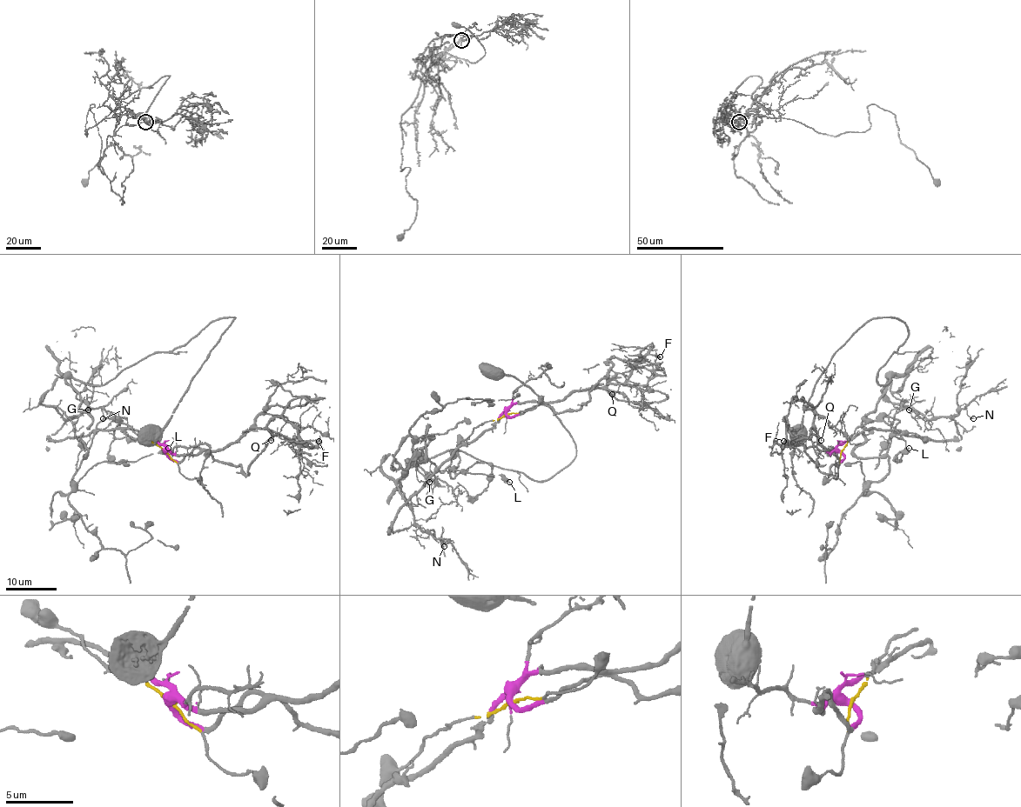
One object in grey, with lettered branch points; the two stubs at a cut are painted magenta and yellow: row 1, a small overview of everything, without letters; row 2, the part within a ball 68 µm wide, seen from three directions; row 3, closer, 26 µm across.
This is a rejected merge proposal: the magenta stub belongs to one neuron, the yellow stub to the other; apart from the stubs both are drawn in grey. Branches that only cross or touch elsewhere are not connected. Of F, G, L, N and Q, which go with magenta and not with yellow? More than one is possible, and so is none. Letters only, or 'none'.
F, Q

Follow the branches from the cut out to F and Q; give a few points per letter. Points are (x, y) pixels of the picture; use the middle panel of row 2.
F: (506, 415), (516, 403), (541, 402), (557, 412), (576, 410), (607, 375), (612, 366), (607, 360), (661, 357)
Q: (506, 415), (516, 403), (576, 410), (607, 375), (607, 360), (639, 360), (612, 394)

